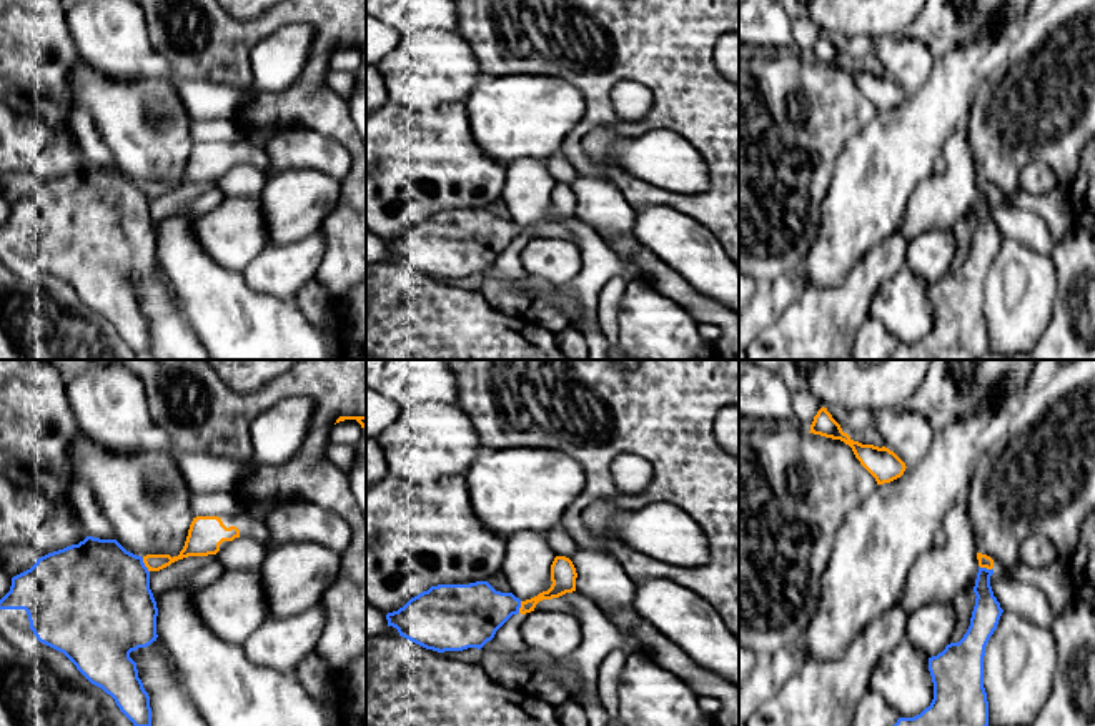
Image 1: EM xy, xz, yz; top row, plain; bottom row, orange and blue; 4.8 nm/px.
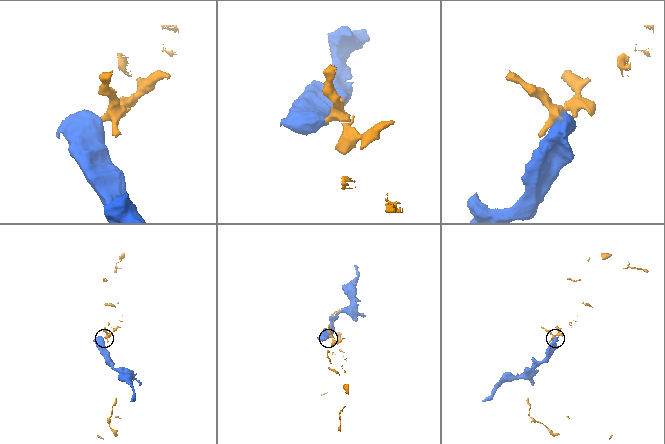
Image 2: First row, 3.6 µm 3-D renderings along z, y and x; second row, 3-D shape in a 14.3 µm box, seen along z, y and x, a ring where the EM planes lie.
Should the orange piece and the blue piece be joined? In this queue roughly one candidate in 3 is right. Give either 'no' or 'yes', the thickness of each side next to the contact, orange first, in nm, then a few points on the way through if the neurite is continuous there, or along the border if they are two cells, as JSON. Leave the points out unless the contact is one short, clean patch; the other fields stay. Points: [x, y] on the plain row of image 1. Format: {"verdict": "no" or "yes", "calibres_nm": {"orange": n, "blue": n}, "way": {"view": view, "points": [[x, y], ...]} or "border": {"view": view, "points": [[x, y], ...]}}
{"verdict": "no", "calibres_nm": {"orange": 100, "blue": 460}, "border": {"view": "xy", "points": [[142, 185], [148, 198]]}}

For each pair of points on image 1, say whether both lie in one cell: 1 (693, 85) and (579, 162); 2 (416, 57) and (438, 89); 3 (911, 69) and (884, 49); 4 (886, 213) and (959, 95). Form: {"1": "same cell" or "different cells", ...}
{"1": "same cell", "2": "same cell", "3": "same cell", "4": "same cell"}

